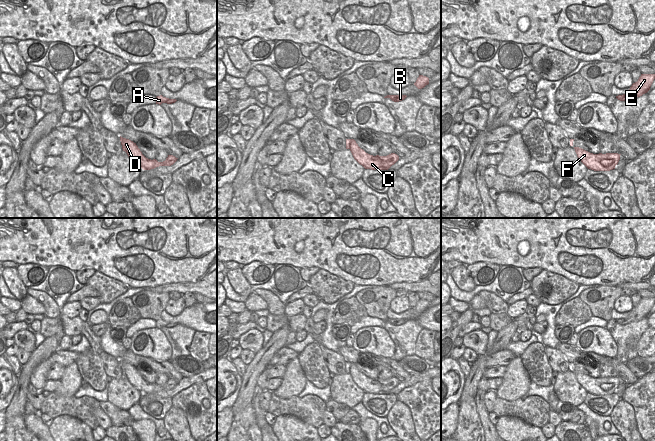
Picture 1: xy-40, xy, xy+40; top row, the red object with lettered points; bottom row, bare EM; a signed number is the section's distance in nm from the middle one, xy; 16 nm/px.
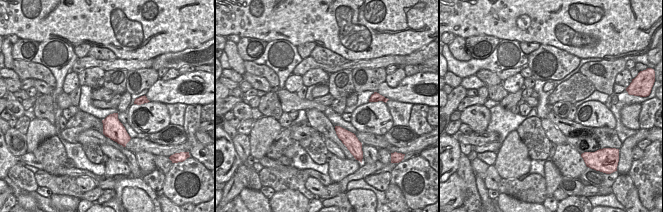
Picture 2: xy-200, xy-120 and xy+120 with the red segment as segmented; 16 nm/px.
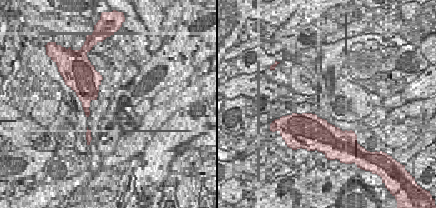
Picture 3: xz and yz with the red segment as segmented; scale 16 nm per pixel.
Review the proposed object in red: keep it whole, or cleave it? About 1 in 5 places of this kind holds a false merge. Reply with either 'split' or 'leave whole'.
leave whole

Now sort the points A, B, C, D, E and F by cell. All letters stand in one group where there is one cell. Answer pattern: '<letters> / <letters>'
A B C D E F

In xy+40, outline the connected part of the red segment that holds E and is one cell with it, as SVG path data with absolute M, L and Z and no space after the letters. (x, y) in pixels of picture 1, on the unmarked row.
M641 298L638 305L633 307L626 318L618 319L616 322L620 325L626 325L631 322L640 321L650 314L655 303L655 298Z

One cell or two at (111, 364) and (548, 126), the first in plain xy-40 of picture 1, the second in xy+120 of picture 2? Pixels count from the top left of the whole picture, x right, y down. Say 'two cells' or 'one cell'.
one cell

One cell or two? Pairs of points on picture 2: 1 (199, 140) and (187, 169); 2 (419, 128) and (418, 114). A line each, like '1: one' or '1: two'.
1: two
2: one

